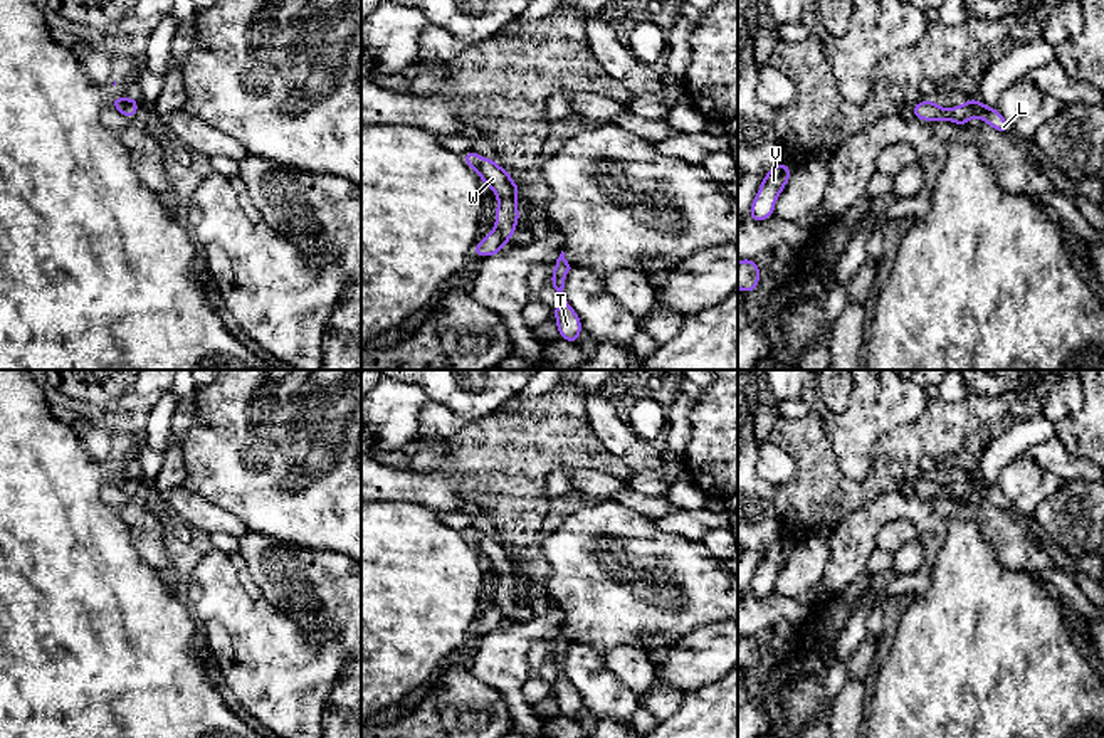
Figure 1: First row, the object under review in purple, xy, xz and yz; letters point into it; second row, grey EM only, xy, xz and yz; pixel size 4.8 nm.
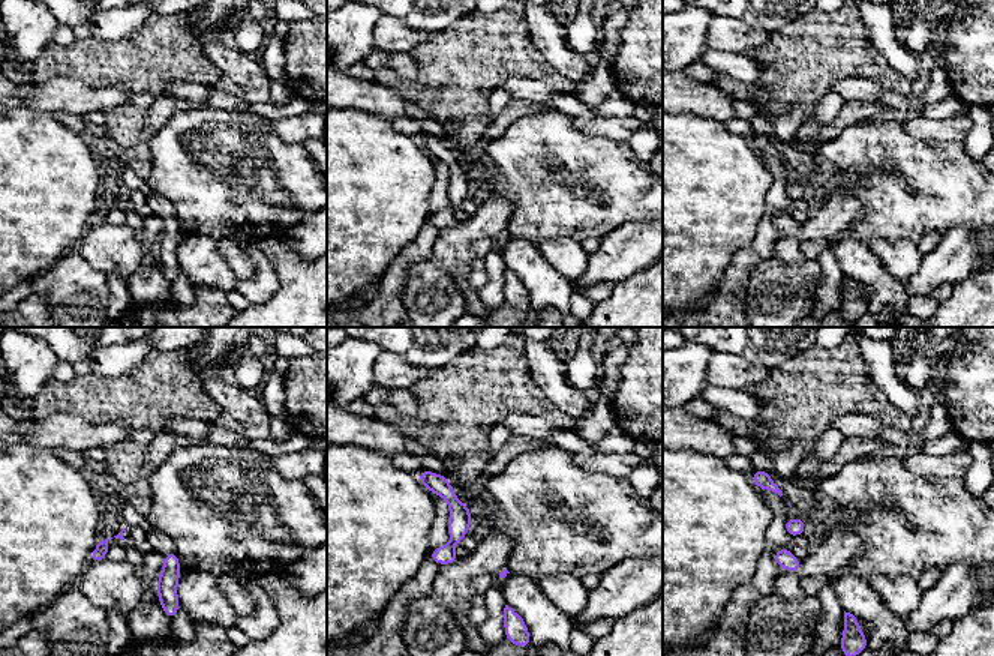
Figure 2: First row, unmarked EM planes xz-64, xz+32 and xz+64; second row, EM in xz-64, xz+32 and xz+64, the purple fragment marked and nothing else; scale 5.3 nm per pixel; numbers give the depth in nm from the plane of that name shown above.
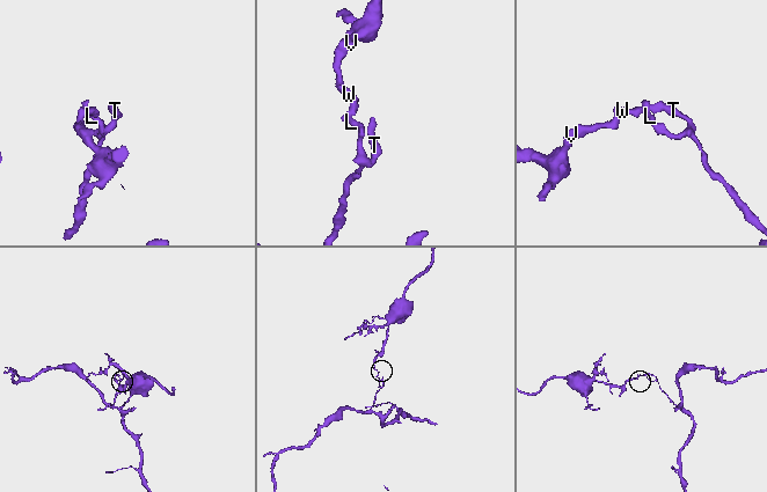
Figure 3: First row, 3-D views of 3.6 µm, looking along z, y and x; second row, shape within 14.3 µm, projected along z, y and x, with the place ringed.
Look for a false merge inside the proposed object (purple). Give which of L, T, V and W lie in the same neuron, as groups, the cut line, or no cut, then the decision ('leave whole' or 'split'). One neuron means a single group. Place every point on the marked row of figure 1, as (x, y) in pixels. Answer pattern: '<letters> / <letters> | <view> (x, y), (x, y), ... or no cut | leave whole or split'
L T / V W | yz (978, 101), (977, 115) | split

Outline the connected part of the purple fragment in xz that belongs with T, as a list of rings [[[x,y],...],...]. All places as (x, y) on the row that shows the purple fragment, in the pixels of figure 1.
[[[561,250],[560,257],[553,264],[553,276],[549,279],[549,286],[558,294],[558,301],[555,304],[555,321],[558,326],[558,336],[578,346],[580,333],[583,329],[581,318],[568,304],[565,296],[565,279],[570,269],[571,267],[568,261],[565,259],[565,252]]]

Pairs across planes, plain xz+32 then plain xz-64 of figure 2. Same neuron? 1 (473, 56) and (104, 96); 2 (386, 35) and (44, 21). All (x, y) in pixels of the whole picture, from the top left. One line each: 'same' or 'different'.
1: different
2: different

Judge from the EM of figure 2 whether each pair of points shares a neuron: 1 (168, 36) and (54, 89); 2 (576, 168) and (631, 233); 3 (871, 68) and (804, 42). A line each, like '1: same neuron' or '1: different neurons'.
1: different neurons
2: different neurons
3: same neuron

